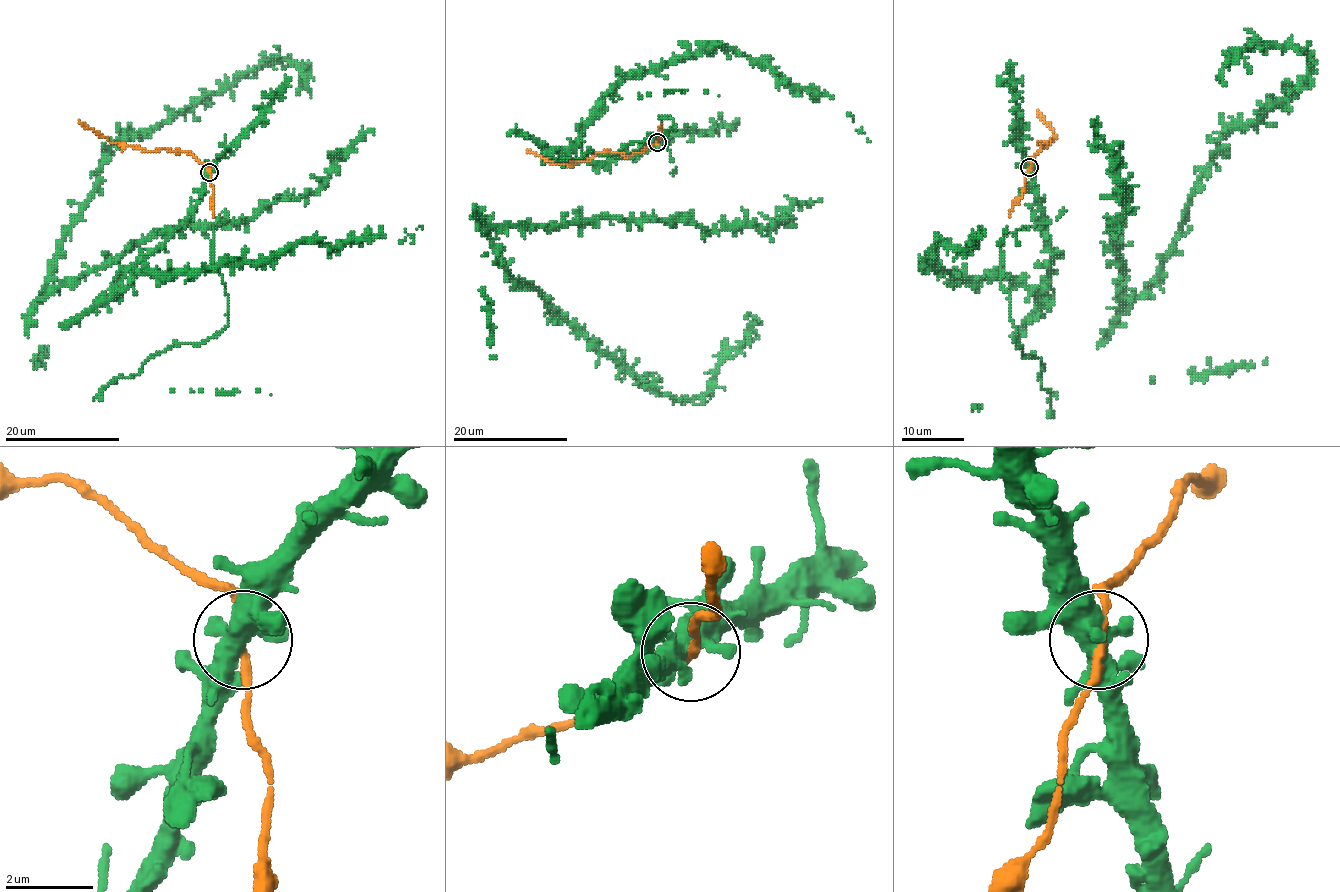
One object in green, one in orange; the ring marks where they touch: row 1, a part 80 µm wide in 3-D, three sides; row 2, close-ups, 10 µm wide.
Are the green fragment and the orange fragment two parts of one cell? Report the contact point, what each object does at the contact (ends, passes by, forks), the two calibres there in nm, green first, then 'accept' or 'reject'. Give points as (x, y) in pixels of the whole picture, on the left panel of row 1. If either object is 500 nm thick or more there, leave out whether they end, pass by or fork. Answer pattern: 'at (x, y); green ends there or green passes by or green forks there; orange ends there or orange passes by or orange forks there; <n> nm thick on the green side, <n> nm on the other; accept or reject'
at (209, 172); 550 nm thick on the green side, 170 nm on the other; accept

